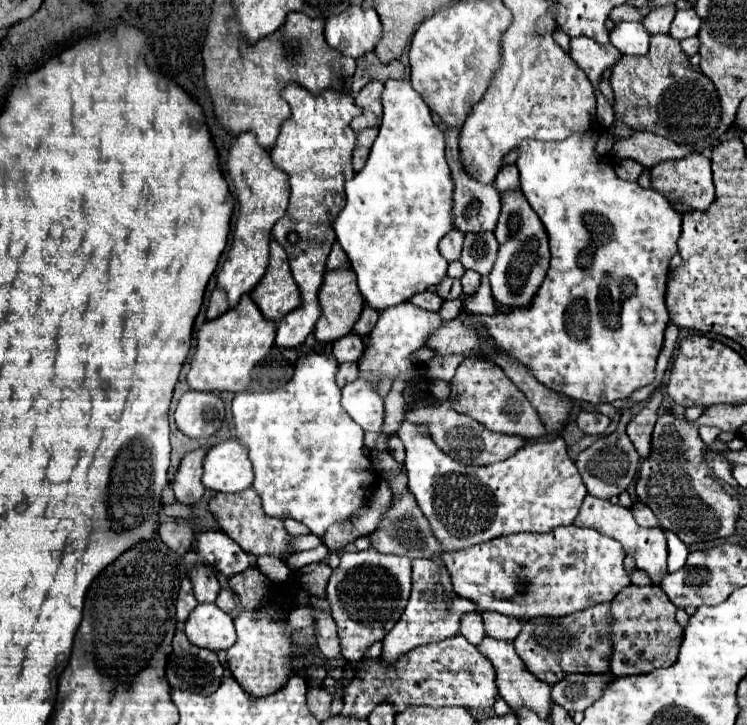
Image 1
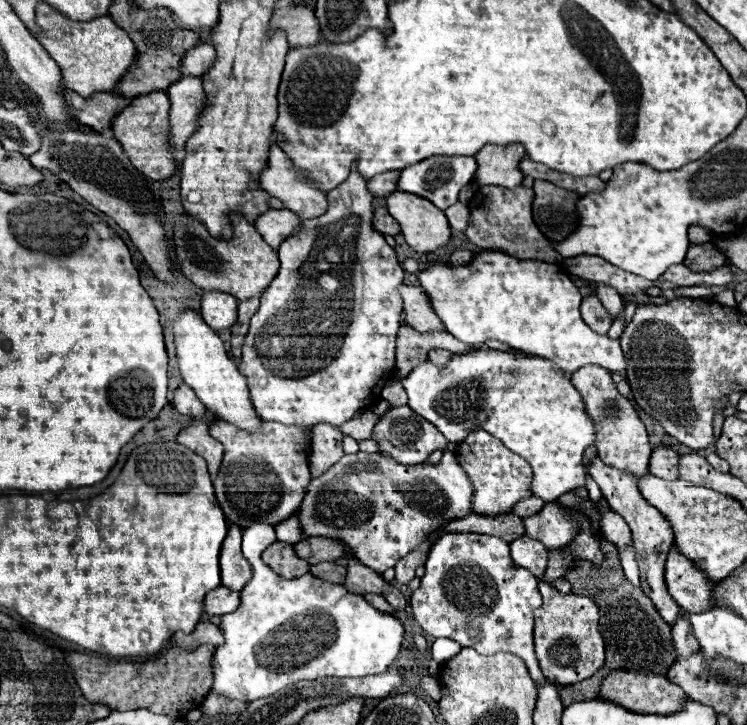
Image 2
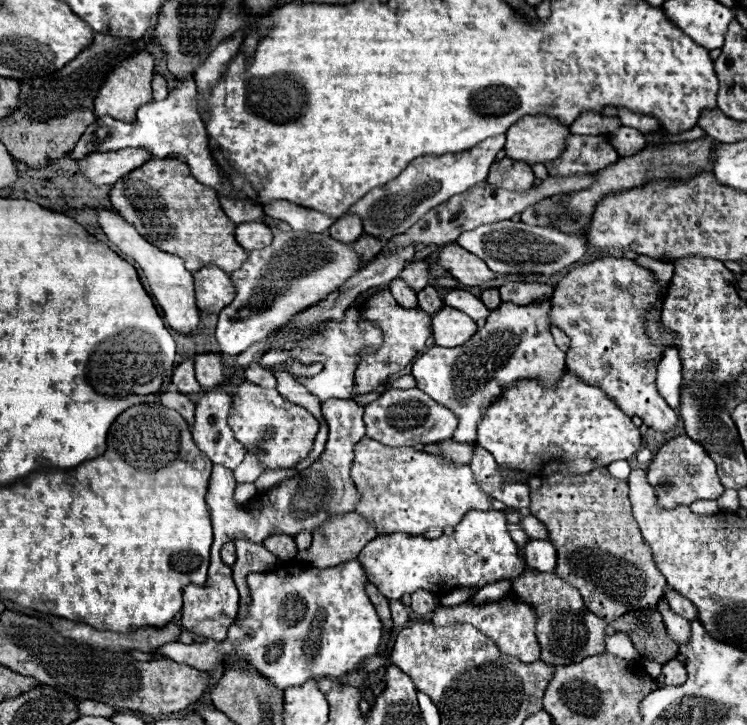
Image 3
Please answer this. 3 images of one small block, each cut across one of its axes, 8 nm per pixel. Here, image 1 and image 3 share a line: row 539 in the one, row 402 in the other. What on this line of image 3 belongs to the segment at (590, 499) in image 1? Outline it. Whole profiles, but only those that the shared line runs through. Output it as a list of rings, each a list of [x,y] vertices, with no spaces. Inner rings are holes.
[[[600,258],[596,262],[578,266],[556,284],[556,290],[552,294],[552,306],[550,306],[550,324],[558,326],[572,340],[570,350],[566,352],[568,372],[572,372],[574,376],[578,376],[582,382],[590,386],[602,388],[624,414],[640,416],[648,428],[668,434],[672,438],[680,434],[678,416],[676,410],[670,408],[656,390],[656,366],[664,352],[660,352],[660,348],[654,346],[654,342],[650,342],[644,332],[644,316],[646,316],[644,312],[648,312],[654,306],[654,302],[658,300],[656,294],[658,294],[656,278],[652,276],[652,272],[636,266],[634,260]]]

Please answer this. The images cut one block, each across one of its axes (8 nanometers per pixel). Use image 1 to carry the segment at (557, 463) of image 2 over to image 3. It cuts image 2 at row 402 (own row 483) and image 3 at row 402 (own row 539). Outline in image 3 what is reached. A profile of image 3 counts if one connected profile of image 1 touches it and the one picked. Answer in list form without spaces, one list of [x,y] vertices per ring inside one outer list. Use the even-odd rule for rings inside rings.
[[[502,302],[490,312],[486,326],[478,328],[468,342],[456,348],[434,346],[412,364],[416,388],[458,416],[458,428],[452,440],[460,444],[476,442],[476,428],[484,418],[484,410],[498,400],[504,390],[516,386],[518,380],[536,380],[546,390],[558,386],[566,372],[566,354],[554,344],[550,334],[548,308],[550,302],[530,306]]]

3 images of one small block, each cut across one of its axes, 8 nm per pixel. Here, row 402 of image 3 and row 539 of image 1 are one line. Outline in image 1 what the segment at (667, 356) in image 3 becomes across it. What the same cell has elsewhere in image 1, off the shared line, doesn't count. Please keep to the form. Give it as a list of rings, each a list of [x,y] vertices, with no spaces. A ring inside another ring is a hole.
[[[670,536],[668,538],[668,559],[667,570],[669,573],[676,572],[686,564],[686,556],[688,556],[688,548],[684,546],[684,542],[678,536]]]

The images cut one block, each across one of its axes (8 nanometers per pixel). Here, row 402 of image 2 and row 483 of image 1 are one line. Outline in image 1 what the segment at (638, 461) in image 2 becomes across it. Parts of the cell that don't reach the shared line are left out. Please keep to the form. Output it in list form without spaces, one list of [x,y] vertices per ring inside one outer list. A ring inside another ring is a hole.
[[[620,424],[614,432],[600,436],[598,440],[592,442],[592,446],[582,450],[576,458],[576,466],[580,470],[580,476],[582,476],[590,496],[612,498],[612,496],[620,496],[624,490],[628,490],[632,480],[636,478],[636,472],[640,466],[640,456],[626,434],[626,426]]]

